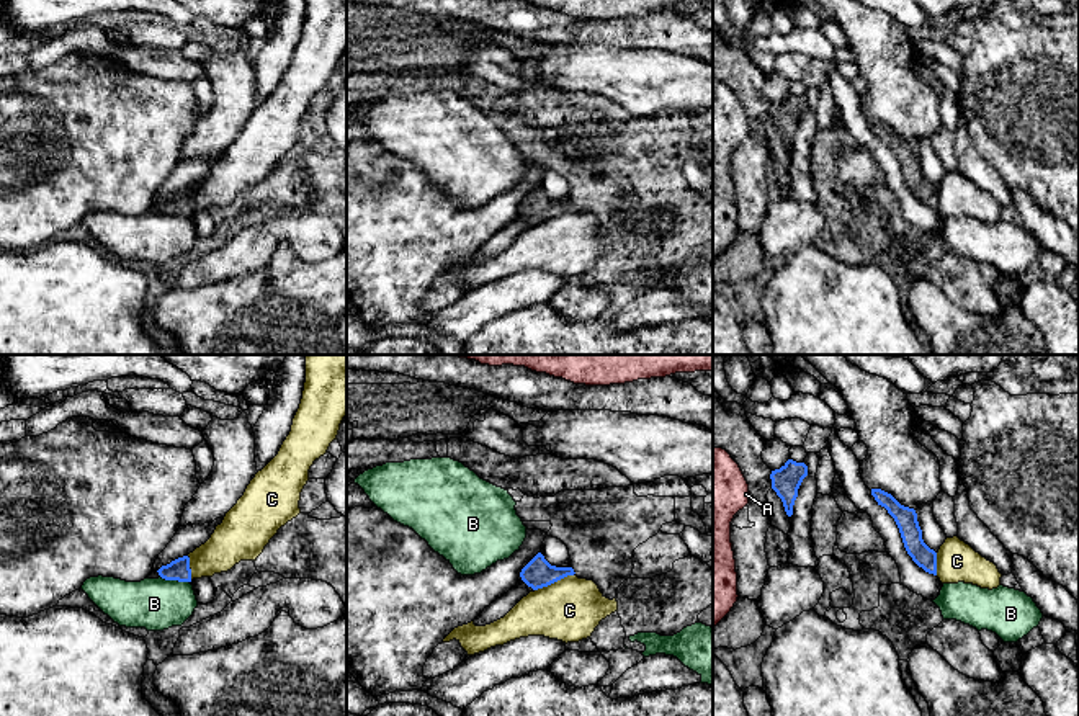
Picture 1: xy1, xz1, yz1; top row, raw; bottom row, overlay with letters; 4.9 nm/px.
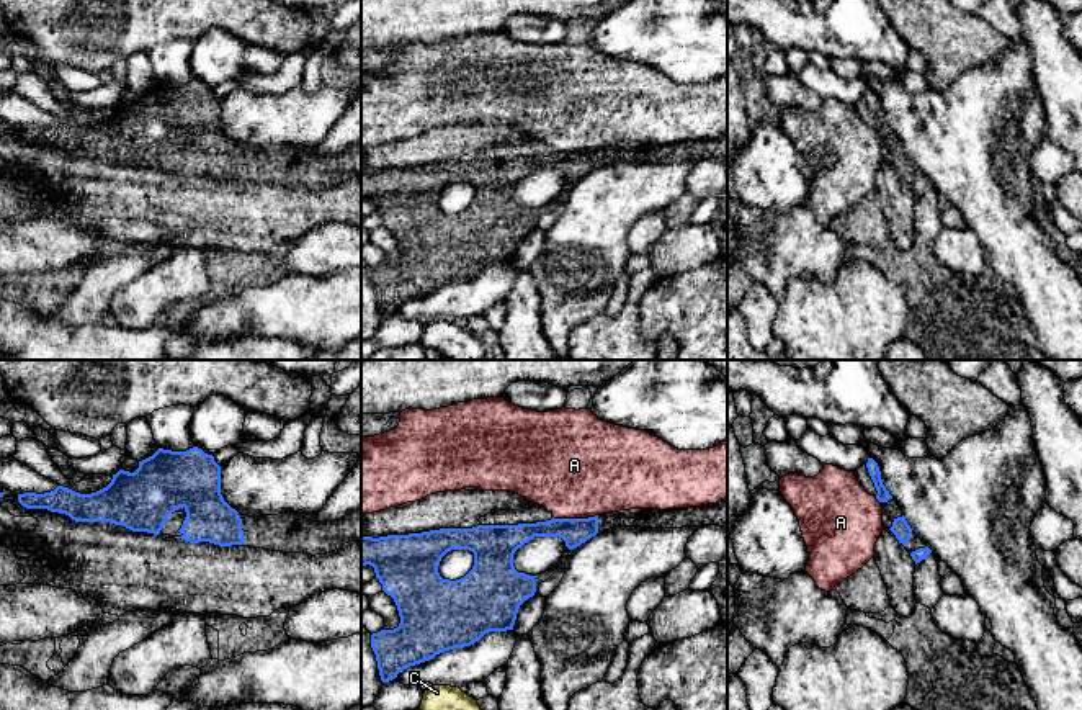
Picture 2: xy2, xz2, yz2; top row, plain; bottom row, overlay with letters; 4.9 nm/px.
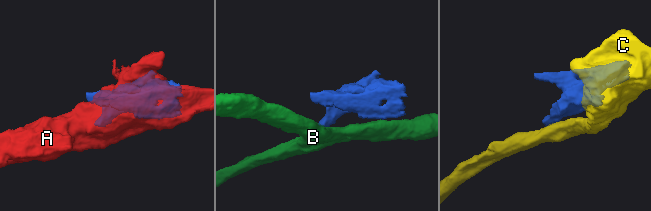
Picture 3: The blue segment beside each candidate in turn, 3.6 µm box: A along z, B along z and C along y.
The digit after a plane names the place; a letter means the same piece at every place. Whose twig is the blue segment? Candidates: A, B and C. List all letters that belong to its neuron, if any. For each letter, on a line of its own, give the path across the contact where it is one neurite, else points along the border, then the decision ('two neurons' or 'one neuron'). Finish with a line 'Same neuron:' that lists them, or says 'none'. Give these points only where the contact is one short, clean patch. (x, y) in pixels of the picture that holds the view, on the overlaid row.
A: border xz2 (597, 514), (587, 517), (553, 517); two neurons
B: border xy1 (161, 576), (170, 581), (188, 582); two neurons
C: border xz1 (573, 574), (535, 590); two neurons
Same neuron: none

